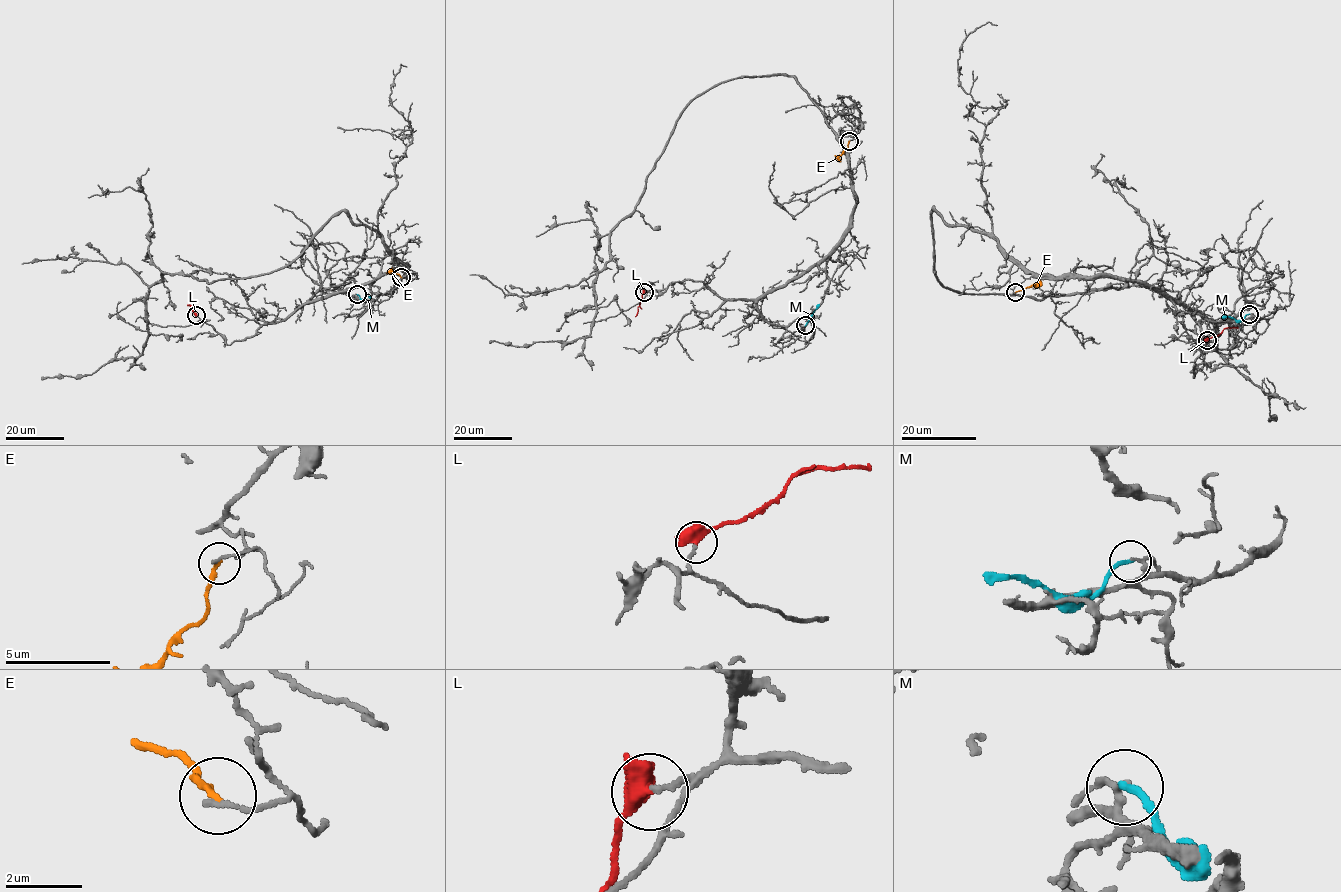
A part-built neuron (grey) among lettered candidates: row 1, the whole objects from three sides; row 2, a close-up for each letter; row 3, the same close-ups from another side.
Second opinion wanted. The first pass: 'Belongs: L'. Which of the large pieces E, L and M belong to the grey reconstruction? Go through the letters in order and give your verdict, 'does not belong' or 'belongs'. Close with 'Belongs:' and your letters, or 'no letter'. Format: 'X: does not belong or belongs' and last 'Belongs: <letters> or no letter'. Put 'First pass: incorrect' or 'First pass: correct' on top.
First pass: correct
E: does not belong
L: belongs
M: does not belong
Belongs: L

